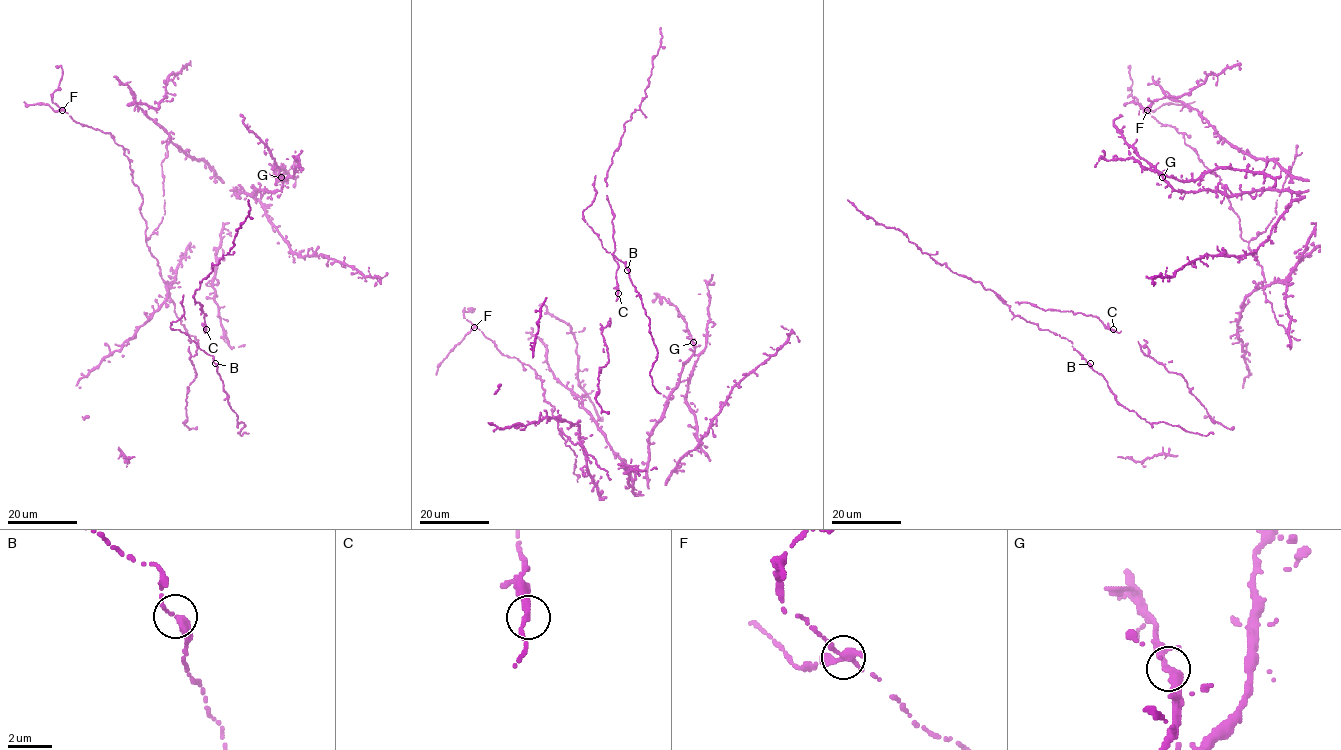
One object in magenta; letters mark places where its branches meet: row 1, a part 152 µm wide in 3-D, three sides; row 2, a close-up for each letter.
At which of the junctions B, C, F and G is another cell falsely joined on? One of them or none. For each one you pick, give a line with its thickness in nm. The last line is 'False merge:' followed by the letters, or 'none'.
F: calibre 340 nm
False merge: F

